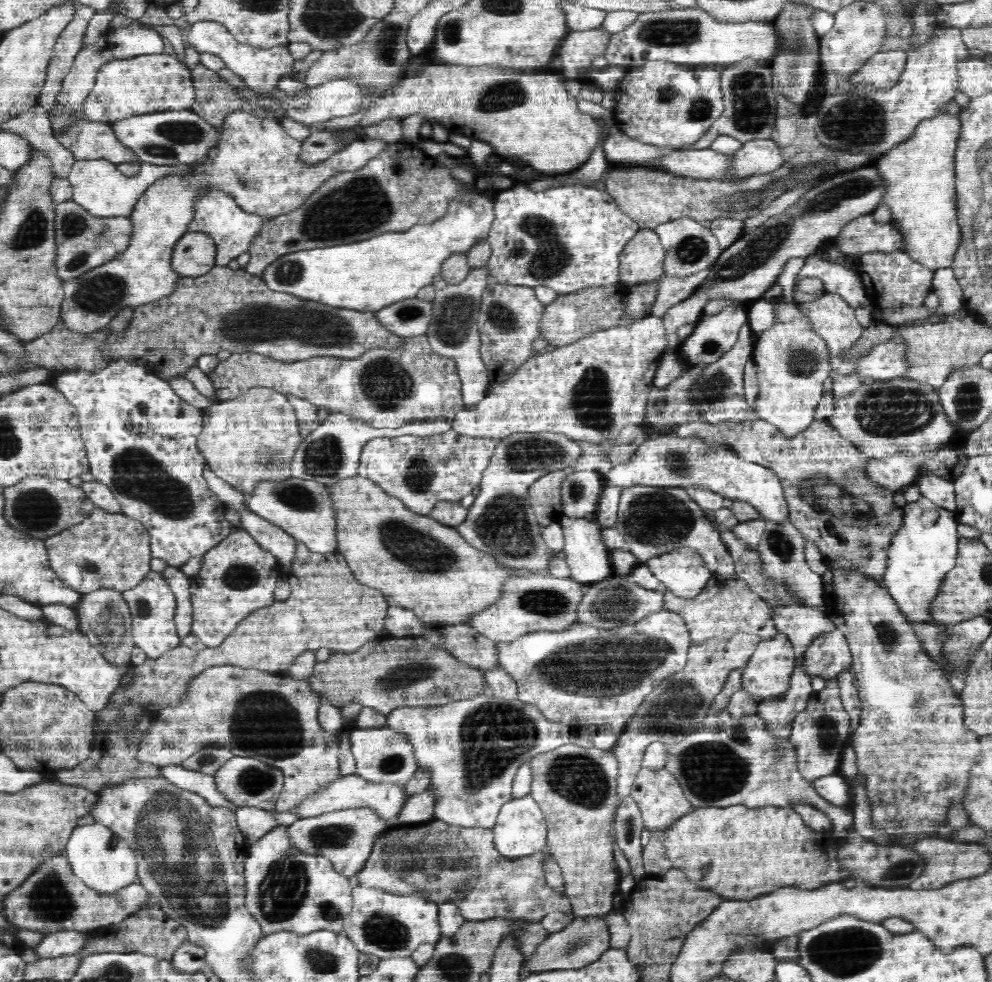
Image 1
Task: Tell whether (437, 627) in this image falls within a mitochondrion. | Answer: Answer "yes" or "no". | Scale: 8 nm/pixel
no

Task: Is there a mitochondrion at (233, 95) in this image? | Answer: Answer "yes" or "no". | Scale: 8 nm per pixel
no

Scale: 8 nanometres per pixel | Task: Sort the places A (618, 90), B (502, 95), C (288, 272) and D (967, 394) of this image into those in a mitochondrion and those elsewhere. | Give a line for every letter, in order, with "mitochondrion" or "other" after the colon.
A: other
B: mitochondrion
C: mitochondrion
D: mitochondrion

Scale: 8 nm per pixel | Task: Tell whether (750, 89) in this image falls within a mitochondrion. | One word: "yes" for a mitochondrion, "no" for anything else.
yes

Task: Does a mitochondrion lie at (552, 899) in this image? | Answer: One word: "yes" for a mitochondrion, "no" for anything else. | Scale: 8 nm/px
no

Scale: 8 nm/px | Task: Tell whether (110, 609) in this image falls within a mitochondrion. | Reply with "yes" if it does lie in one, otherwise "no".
yes

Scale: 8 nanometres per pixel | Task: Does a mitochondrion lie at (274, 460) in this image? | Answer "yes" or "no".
yes

